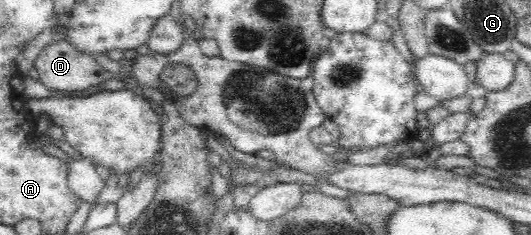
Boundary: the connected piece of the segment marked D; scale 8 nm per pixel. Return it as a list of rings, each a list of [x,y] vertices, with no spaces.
[[[66,39],[51,41],[36,57],[34,64],[37,68],[40,80],[47,89],[55,91],[78,91],[82,92],[93,85],[102,84],[107,79],[116,77],[105,67],[101,66],[89,53],[77,49]]]

